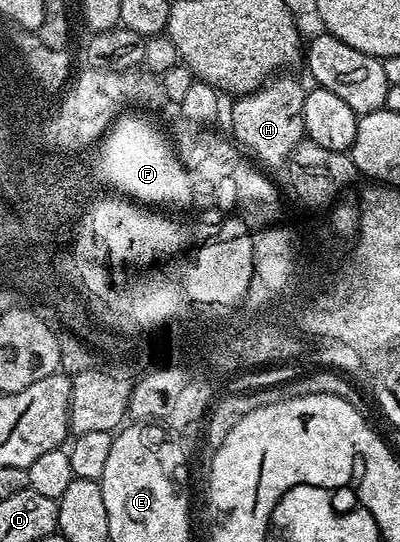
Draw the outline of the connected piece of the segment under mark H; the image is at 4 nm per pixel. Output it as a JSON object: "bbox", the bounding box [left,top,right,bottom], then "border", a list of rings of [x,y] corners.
{"bbox":[232,75,307,165],"border":[[[274,75],[254,93],[246,93],[234,100],[237,102],[233,105],[232,140],[244,146],[258,162],[266,161],[269,165],[288,162],[295,146],[305,137],[303,103],[307,89],[289,76],[293,75]]]}

